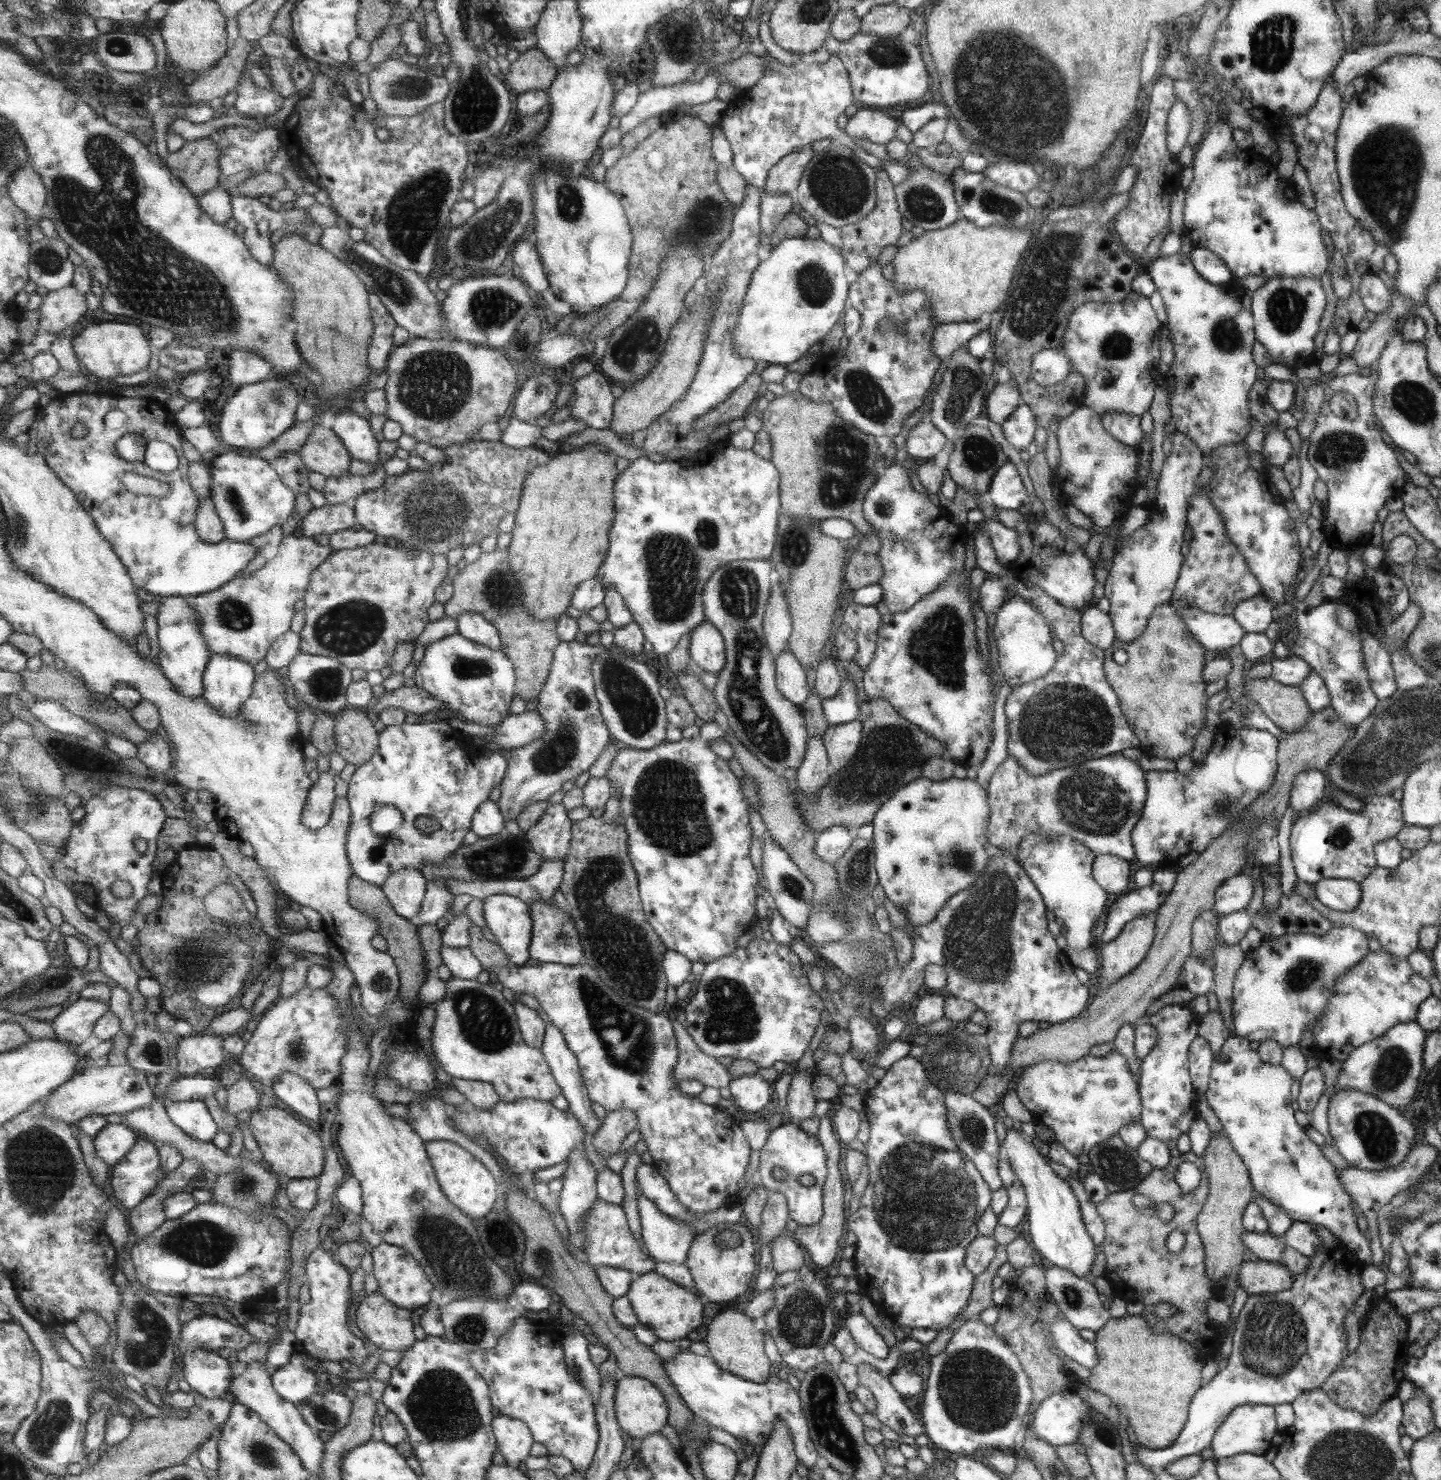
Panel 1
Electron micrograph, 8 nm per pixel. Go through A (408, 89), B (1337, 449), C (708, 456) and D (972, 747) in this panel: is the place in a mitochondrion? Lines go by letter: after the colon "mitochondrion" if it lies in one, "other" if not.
A: mitochondrion
B: mitochondrion
C: other
D: other

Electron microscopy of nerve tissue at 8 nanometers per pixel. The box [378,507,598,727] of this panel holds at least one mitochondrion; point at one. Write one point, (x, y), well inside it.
(501, 593)

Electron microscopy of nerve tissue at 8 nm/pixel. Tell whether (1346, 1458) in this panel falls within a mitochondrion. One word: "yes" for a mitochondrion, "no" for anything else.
yes

